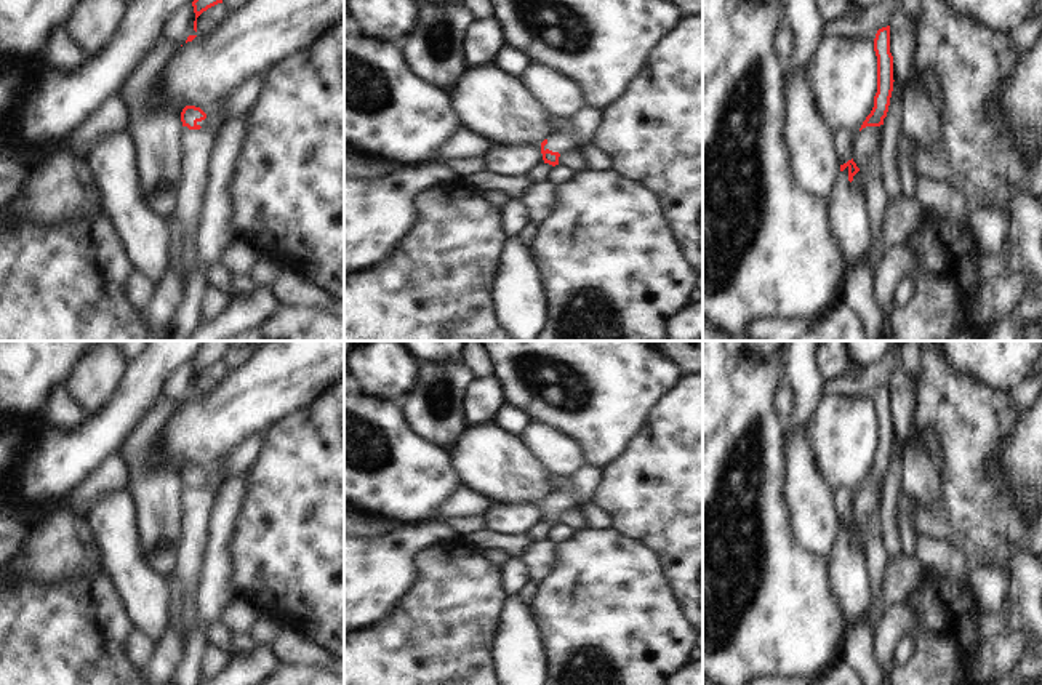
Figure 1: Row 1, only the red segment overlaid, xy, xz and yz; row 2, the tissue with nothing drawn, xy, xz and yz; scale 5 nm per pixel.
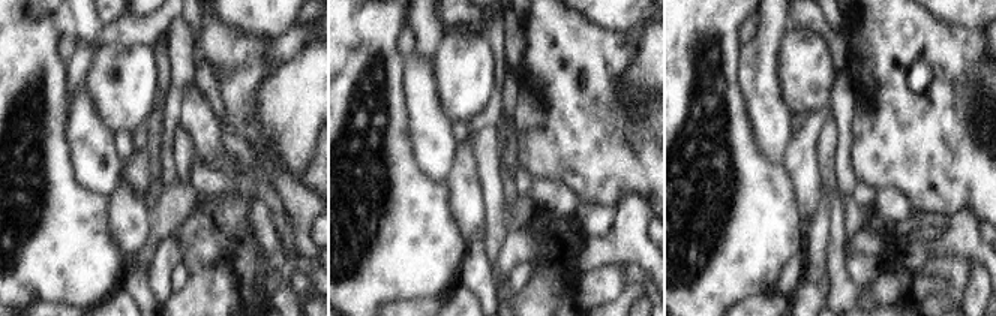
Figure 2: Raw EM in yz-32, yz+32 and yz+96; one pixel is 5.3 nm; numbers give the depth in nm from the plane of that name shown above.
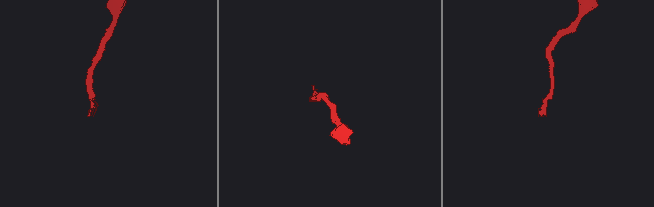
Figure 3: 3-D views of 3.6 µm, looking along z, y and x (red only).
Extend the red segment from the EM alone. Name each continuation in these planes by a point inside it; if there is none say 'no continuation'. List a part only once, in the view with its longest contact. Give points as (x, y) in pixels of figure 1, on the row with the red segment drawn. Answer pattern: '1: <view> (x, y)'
1: xz (586, 122)

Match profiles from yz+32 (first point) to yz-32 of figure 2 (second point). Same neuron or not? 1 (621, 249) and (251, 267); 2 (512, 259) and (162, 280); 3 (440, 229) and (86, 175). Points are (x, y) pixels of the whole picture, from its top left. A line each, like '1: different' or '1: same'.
1: different
2: same
3: different

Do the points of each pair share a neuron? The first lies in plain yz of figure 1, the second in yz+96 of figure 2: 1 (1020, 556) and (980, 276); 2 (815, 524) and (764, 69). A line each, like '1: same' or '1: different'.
1: different
2: same

